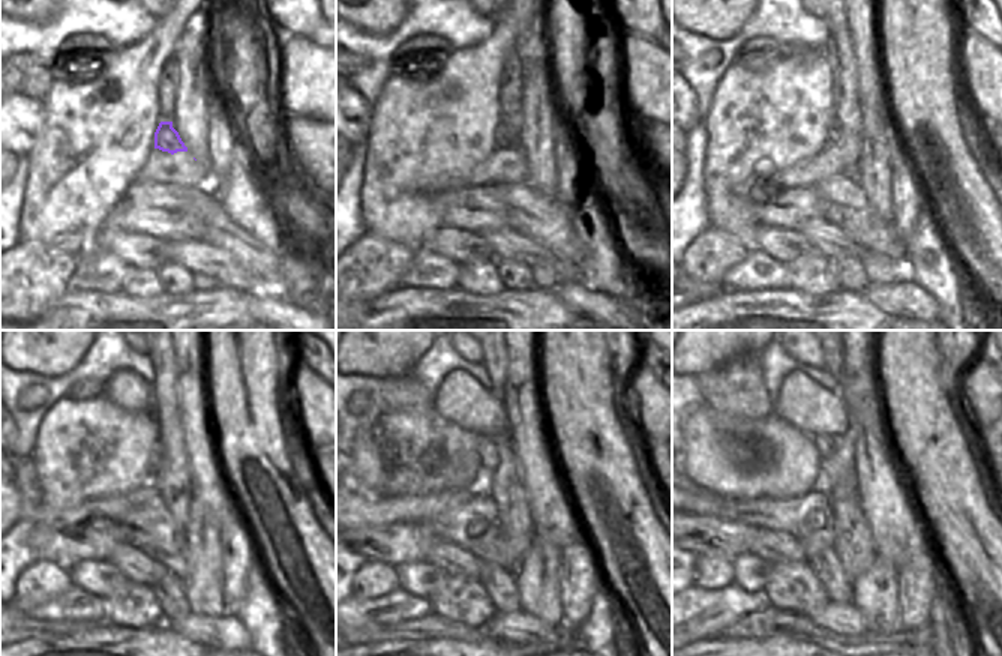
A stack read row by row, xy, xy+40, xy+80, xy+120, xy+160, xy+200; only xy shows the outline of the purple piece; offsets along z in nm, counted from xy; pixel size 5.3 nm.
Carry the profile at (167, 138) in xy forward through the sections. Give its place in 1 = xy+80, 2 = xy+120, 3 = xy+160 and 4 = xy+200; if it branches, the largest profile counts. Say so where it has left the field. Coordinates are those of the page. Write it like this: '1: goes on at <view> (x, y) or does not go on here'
1: goes on at xy+80 (833, 132)
2: goes on at xy+120 (156, 452)
3: goes on at xy+160 (488, 445)
4: goes on at xy+200 (824, 445)

